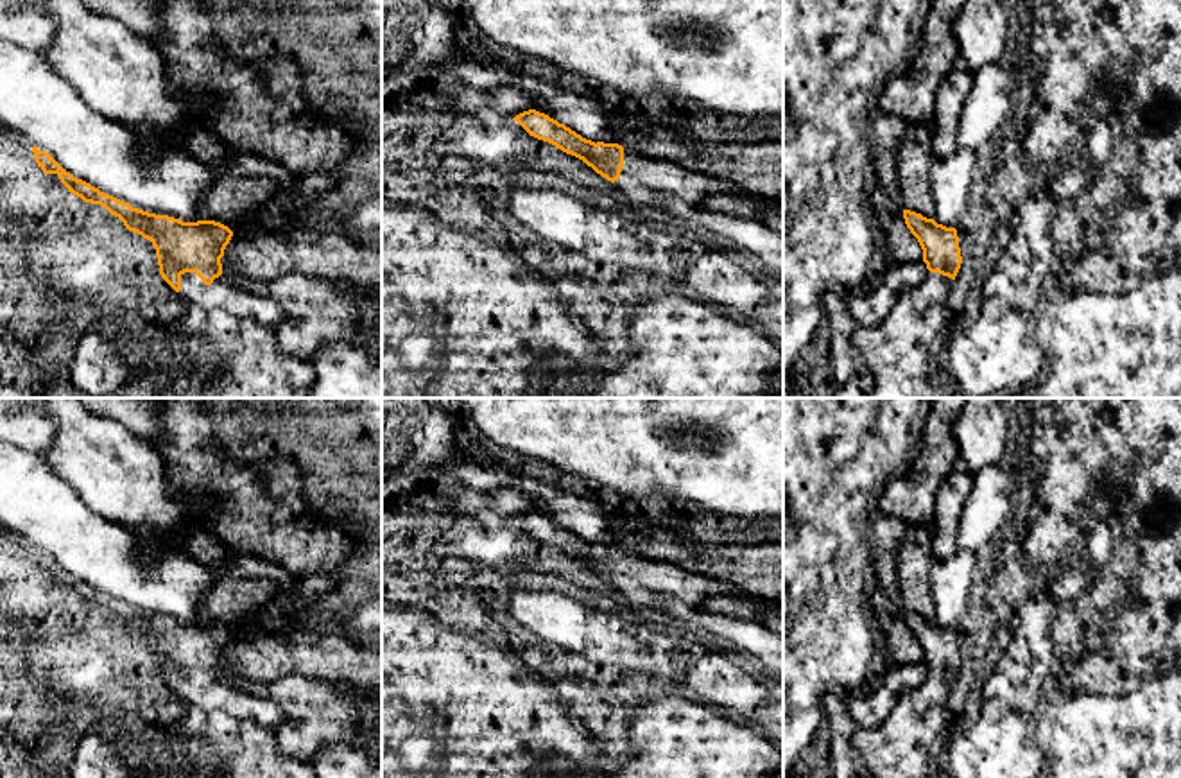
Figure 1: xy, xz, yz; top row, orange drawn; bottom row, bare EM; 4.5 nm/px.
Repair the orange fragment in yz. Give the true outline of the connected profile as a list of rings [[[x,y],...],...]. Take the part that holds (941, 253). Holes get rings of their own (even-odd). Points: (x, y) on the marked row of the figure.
[[[903,210],[903,219],[918,238],[928,269],[925,281],[910,287],[910,296],[918,305],[932,305],[944,310],[952,281],[962,264],[957,229],[910,210]]]

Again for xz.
[[[536,109],[523,111],[513,120],[530,136],[582,160],[642,206],[652,206],[658,194],[674,195],[695,206],[701,206],[711,194],[744,194],[726,181],[690,172],[672,160],[636,154],[618,143],[586,140]]]

